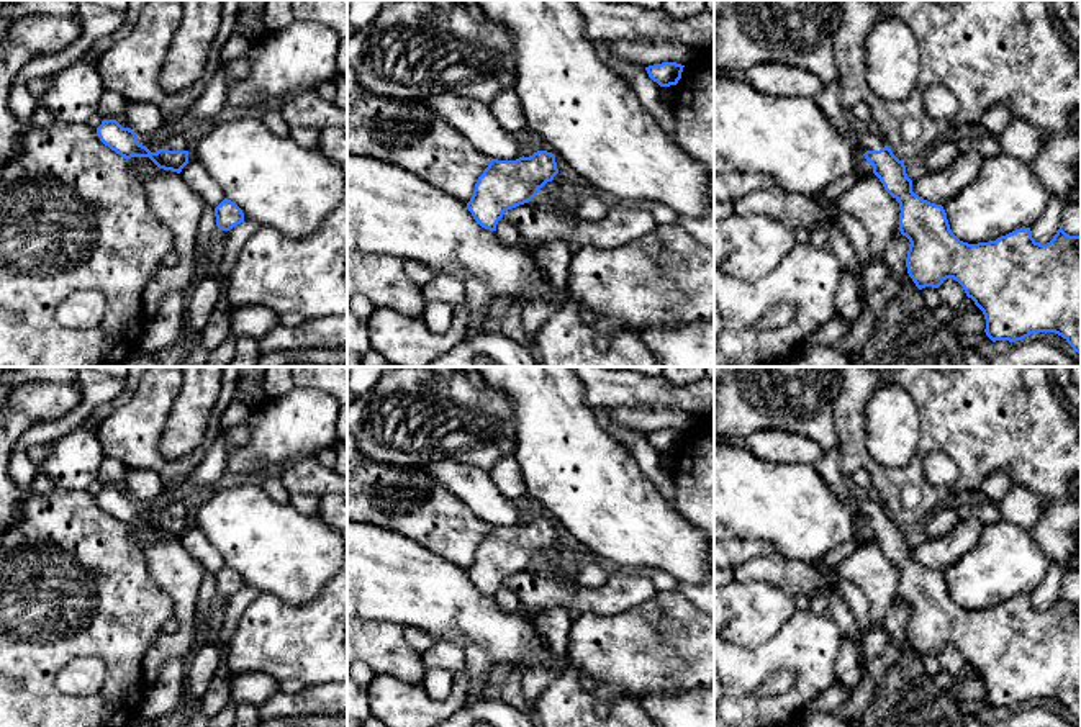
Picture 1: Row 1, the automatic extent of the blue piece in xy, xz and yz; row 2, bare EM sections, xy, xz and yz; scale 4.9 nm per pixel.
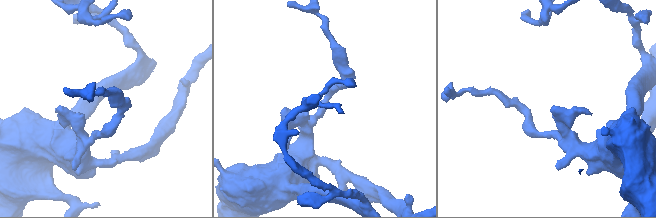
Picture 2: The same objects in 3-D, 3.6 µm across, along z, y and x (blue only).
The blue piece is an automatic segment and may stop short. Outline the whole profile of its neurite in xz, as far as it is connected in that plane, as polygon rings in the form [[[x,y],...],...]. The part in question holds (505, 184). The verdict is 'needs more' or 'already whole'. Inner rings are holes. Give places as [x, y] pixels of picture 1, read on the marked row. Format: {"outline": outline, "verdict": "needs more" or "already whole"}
{"outline": [[[547,151],[516,160],[491,159],[478,177],[467,208],[482,228],[496,231],[508,210],[529,203],[557,174],[555,156]]], "verdict": "already whole"}

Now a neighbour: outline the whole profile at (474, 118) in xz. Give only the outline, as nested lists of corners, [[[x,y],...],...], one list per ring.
[[[439,93],[419,100],[403,100],[405,103],[421,103],[439,115],[455,131],[482,154],[498,160],[516,160],[522,157],[518,136],[504,129],[495,118],[490,103],[454,93]]]

